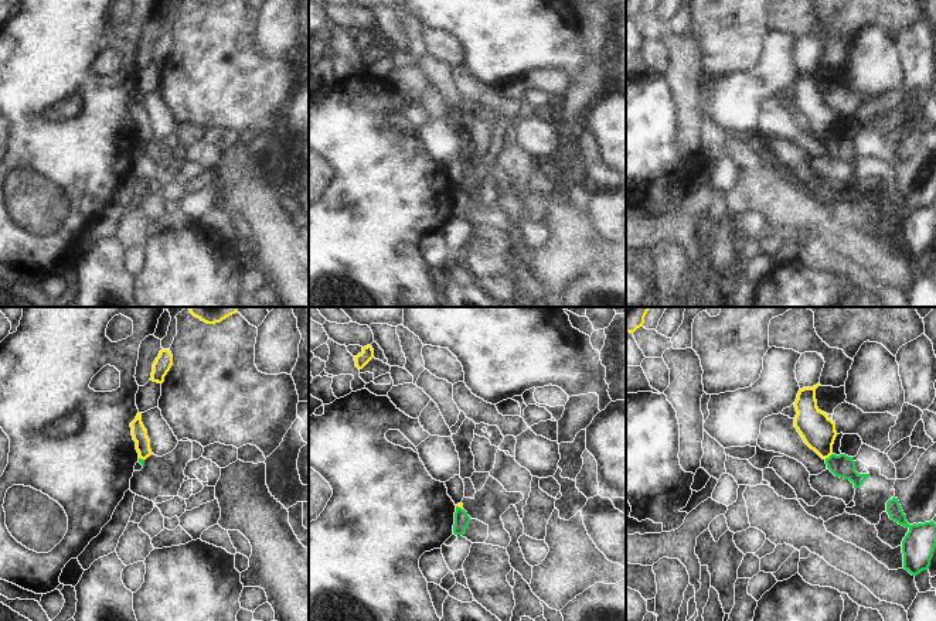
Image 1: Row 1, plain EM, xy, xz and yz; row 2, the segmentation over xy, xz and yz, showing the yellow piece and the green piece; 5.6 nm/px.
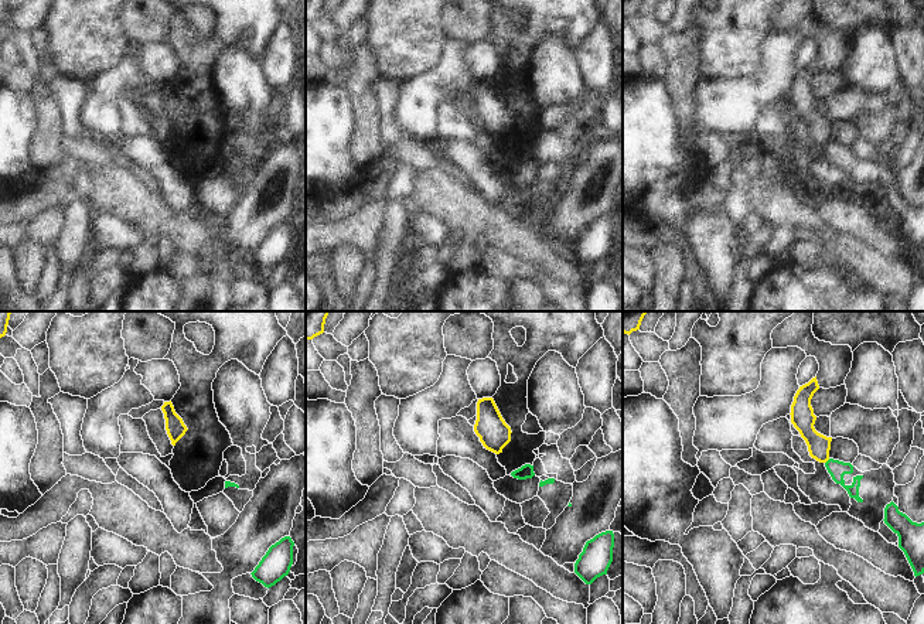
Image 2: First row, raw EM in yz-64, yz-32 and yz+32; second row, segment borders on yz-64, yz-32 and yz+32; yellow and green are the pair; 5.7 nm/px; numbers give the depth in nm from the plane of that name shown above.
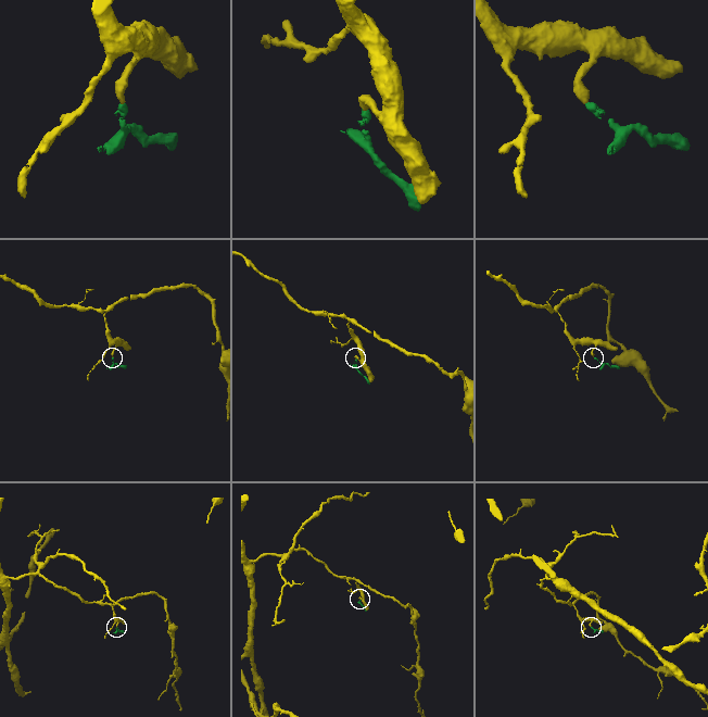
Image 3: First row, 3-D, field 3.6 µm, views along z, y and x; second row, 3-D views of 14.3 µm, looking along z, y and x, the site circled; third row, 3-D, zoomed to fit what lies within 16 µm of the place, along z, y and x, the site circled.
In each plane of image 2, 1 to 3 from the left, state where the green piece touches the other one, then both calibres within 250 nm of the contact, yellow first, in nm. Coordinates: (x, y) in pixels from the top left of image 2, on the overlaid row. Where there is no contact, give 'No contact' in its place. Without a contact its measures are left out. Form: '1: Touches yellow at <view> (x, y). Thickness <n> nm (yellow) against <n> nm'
1: No contact
2: No contact
3: Touches yellow at yz+32 (827, 460). Thickness 130 nm (yellow) against 100 nm.

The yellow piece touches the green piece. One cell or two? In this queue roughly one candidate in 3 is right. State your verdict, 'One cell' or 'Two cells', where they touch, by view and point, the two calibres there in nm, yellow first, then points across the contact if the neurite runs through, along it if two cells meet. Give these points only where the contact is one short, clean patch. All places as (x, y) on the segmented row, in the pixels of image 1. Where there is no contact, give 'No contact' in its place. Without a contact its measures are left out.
Two cells. Touches yellow at yz (827, 457). Thickness 190 nm (yellow) against 130 nm. Boundary: yz (831, 453), (824, 459).

